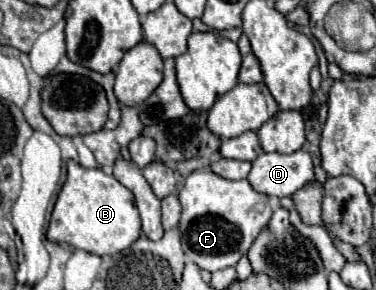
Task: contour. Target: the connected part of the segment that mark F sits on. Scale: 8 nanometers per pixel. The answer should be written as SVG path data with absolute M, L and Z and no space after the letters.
M196 170L184 178L178 198L182 202L182 248L194 264L208 272L236 266L238 258L248 252L254 238L272 218L272 206L266 194L256 192L248 180L226 180L212 170Z

